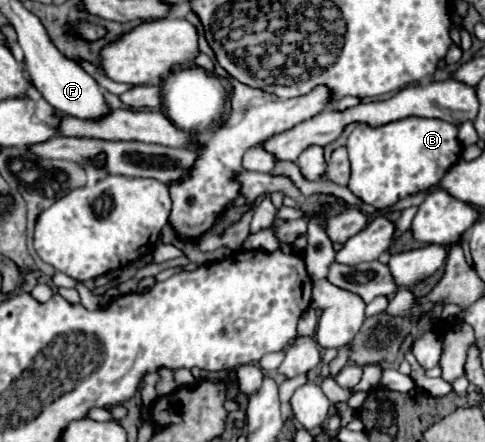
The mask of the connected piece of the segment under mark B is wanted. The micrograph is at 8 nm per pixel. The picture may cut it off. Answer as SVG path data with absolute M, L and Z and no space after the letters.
M404 118L380 128L358 124L350 132L346 148L352 164L348 188L354 196L374 208L392 206L408 194L438 184L448 168L462 156L458 126L436 118Z

